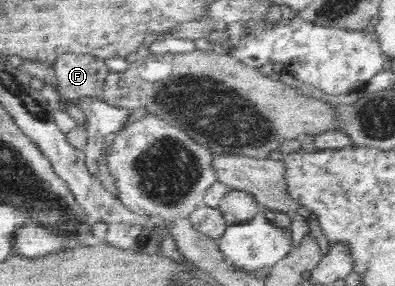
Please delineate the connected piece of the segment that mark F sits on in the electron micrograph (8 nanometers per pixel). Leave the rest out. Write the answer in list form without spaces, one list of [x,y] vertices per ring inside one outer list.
[[[65,52],[54,59],[51,68],[55,69],[61,111],[71,105],[80,107],[85,99],[103,97],[110,71],[102,59]]]

